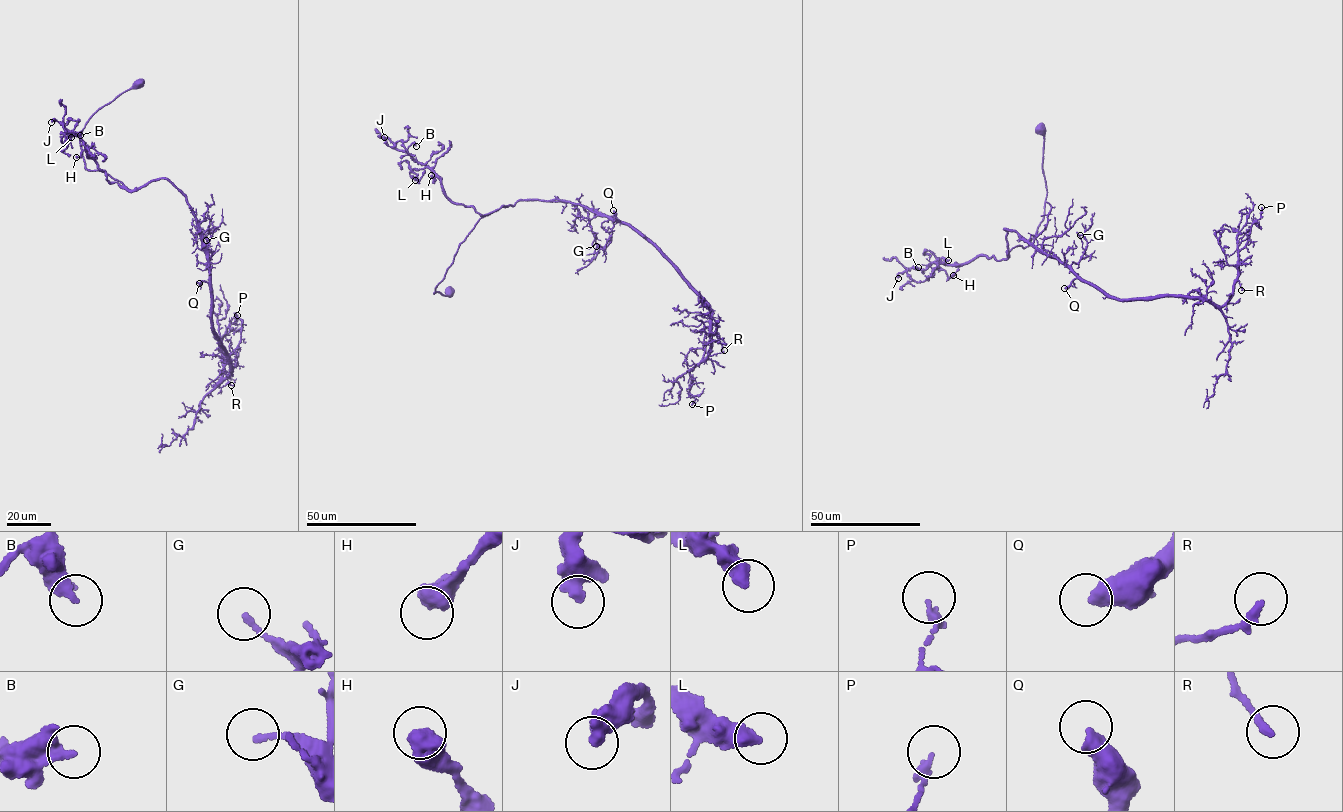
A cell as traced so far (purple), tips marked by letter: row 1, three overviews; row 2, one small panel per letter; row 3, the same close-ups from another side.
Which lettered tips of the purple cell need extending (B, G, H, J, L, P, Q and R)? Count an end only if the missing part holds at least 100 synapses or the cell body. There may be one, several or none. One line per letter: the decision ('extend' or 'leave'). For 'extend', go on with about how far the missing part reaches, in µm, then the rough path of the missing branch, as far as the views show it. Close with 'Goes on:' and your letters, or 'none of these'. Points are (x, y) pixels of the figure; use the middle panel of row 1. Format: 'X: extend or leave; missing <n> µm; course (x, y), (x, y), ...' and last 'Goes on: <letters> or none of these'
B: leave
G: leave
H: leave
J: leave
L: leave
P: leave
Q: extend; missing 30 µm; course (613, 210), (599, 205), (596, 193), (587, 188), (583, 198)
R: leave
Goes on: Q

